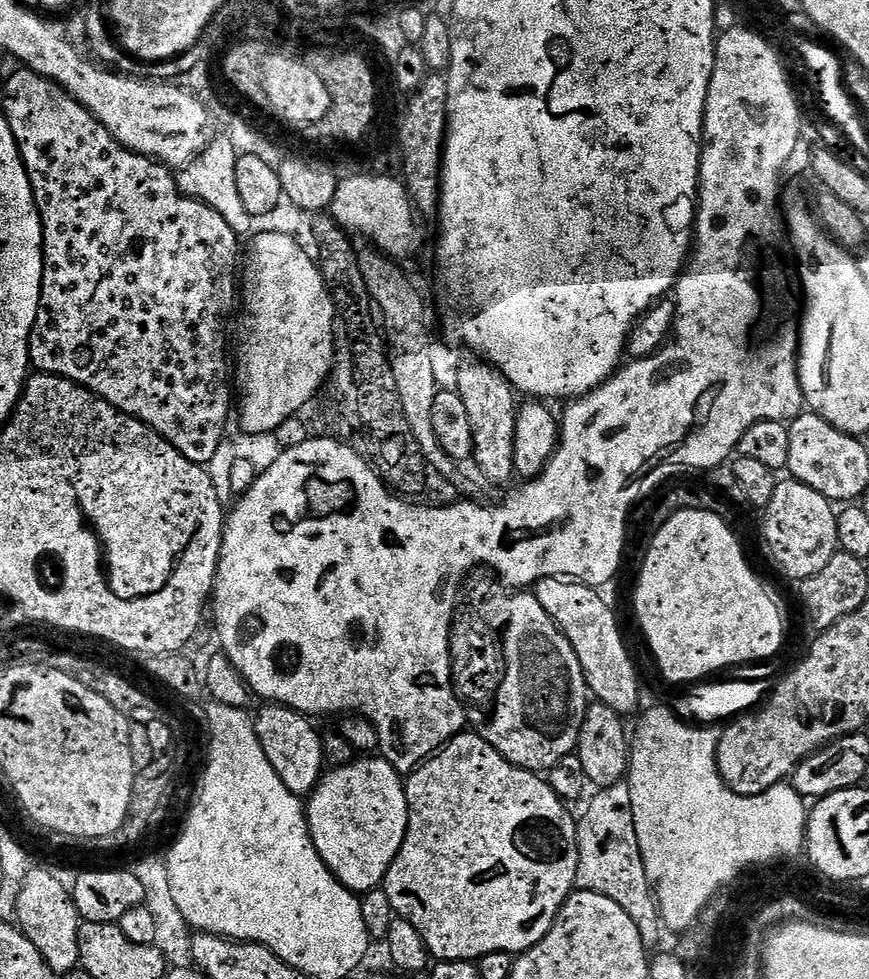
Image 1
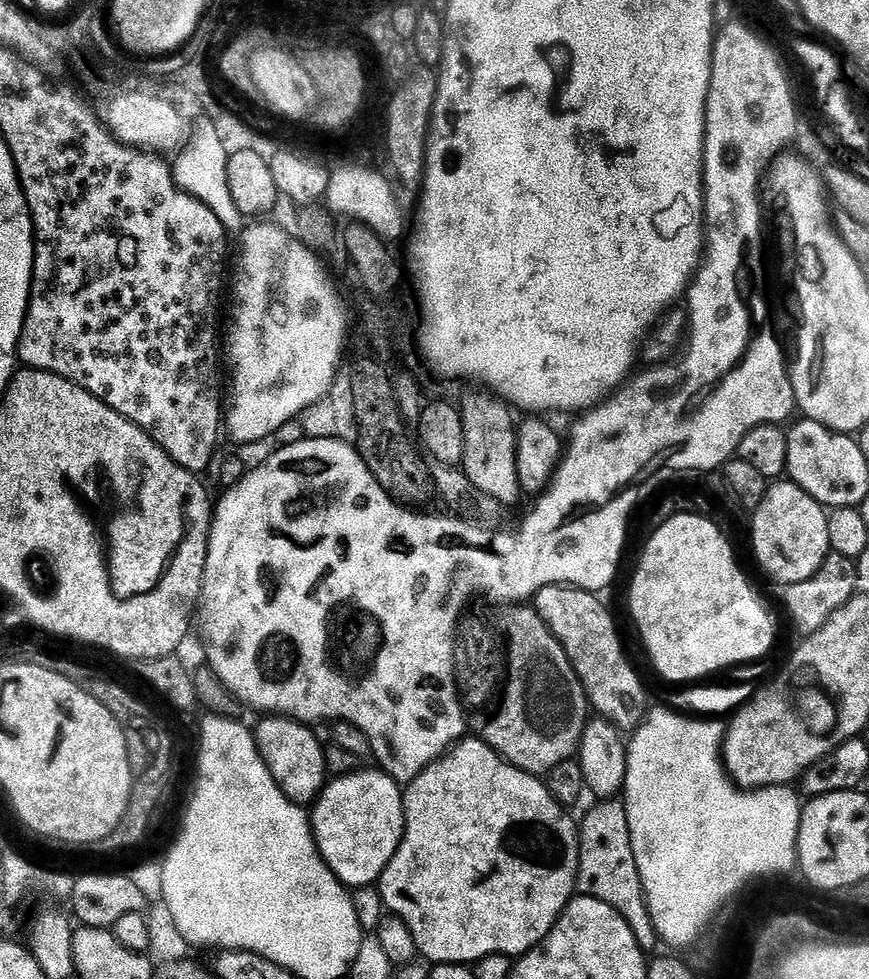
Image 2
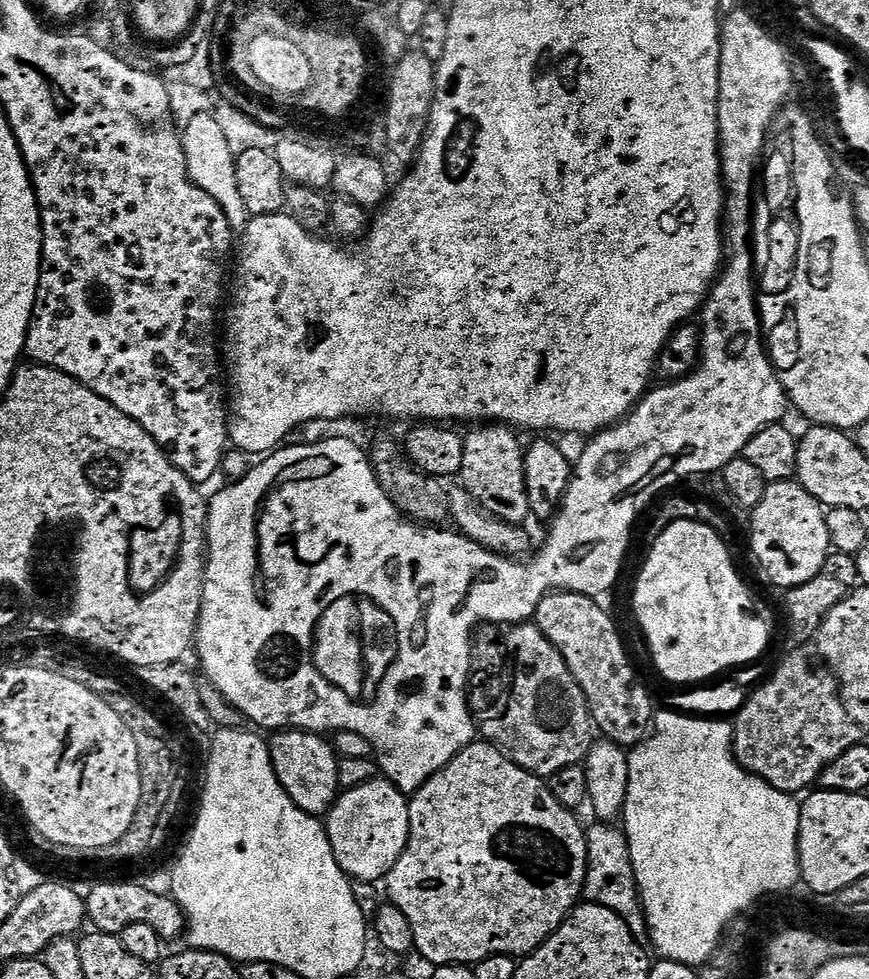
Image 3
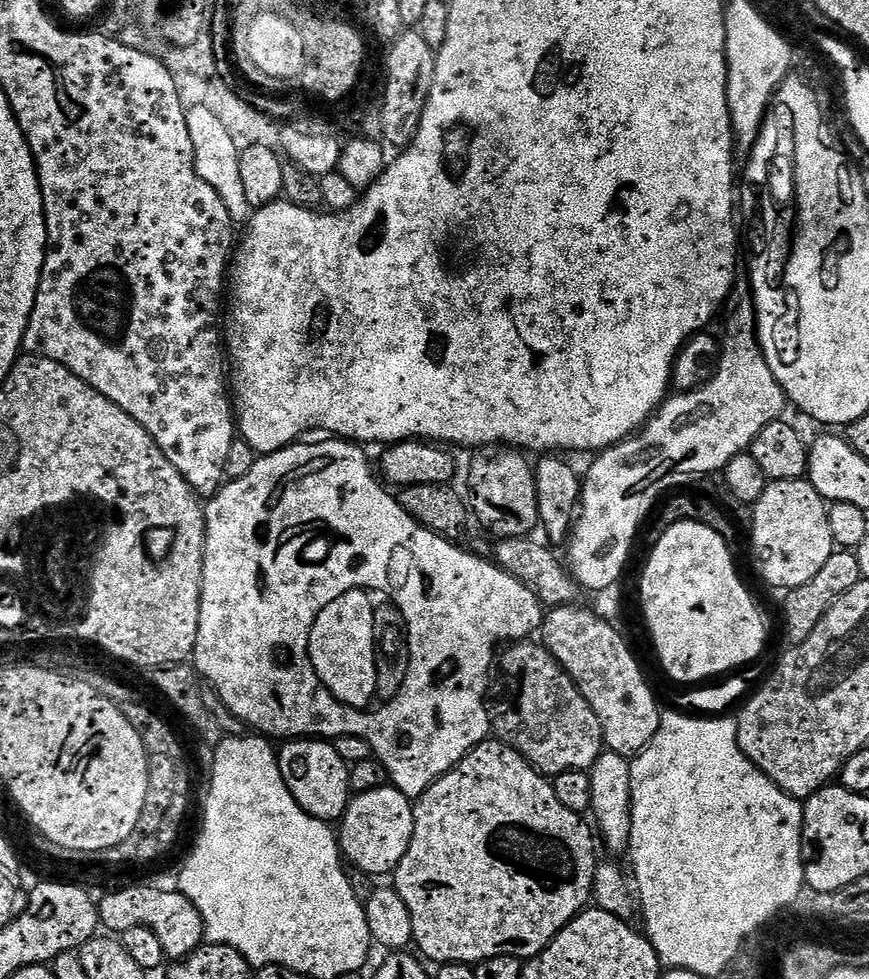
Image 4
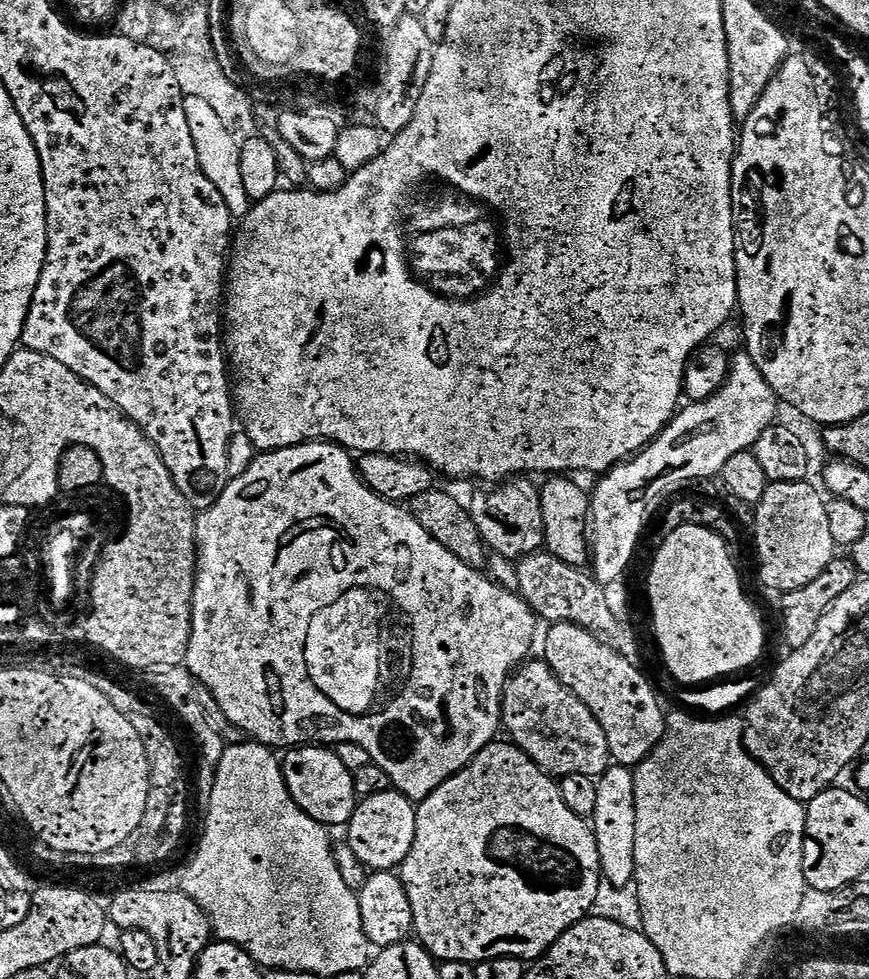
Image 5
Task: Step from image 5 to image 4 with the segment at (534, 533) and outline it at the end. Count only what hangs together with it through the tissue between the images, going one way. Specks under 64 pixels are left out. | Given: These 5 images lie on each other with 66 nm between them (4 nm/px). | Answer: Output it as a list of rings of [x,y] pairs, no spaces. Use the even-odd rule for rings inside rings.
[[[488,450],[477,456],[480,457],[468,468],[468,480],[472,484],[480,484],[480,493],[476,496],[476,512],[481,522],[500,540],[527,537],[531,533],[528,531],[540,523],[536,473],[533,465],[528,465],[529,457],[514,450]]]

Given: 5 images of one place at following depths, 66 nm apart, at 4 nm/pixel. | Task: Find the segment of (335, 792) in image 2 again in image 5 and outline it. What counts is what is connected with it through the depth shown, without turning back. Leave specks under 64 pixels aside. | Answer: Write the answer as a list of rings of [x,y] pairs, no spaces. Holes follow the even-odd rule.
[[[389,790],[360,800],[352,821],[346,825],[346,842],[369,870],[396,870],[416,841],[416,808],[401,792]]]

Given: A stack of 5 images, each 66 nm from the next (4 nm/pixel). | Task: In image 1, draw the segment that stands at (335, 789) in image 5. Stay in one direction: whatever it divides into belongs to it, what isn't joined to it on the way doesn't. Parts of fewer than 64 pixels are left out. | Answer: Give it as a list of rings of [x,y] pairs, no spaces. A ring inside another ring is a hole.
[[[265,703],[263,707],[264,709],[254,716],[256,737],[266,758],[270,758],[270,766],[274,766],[274,774],[278,774],[278,778],[282,778],[282,786],[286,786],[286,790],[296,796],[311,796],[326,772],[321,733],[316,733],[316,728],[312,725],[315,723],[302,712],[283,708],[280,704]]]

